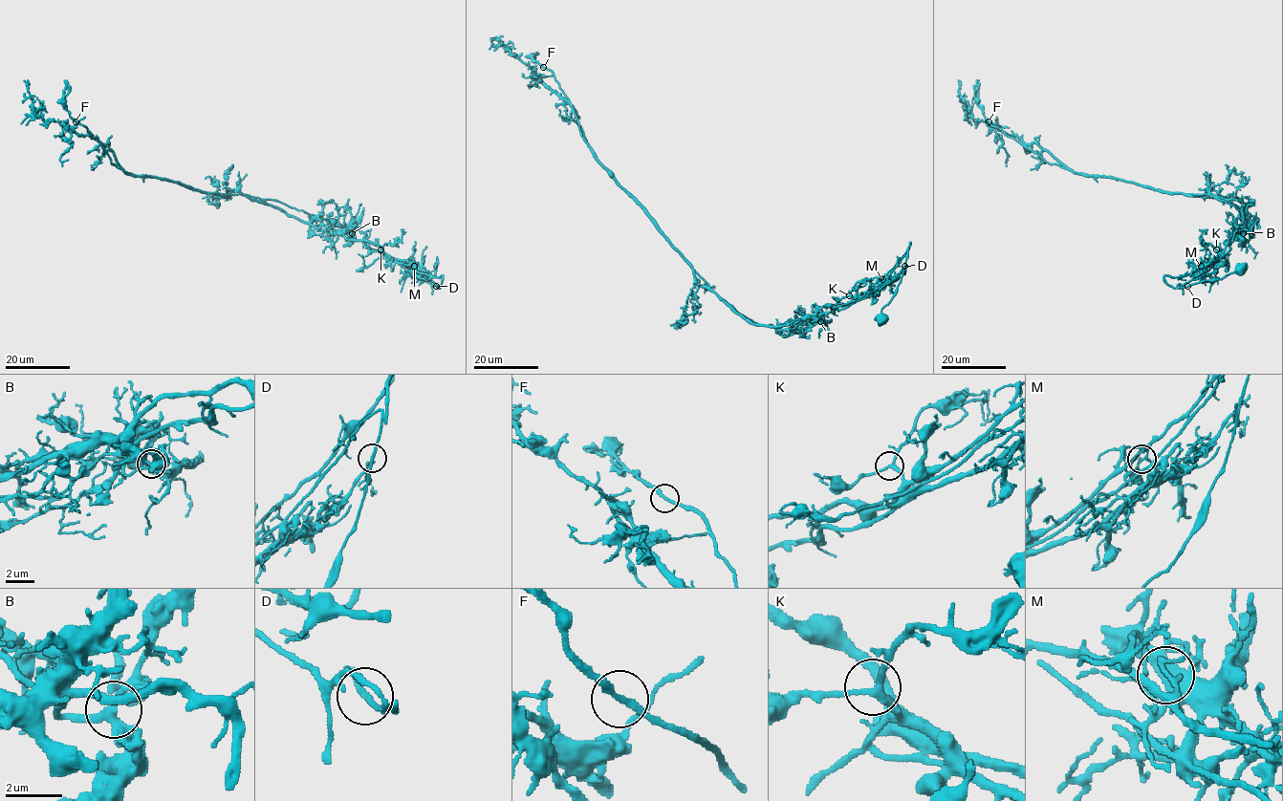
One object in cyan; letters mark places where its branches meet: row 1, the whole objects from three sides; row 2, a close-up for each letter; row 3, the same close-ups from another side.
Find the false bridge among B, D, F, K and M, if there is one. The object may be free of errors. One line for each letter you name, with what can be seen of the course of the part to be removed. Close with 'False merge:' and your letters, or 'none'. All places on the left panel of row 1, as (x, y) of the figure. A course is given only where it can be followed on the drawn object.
M: course (414, 266), (370, 248), (363, 232), (275, 201), (202, 193), (125, 172), (70, 116), (64, 80)
False merge: M

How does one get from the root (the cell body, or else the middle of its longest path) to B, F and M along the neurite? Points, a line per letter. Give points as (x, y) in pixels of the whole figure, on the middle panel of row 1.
B: (881, 318), (906, 255), (882, 281), (847, 306), (820, 314), (815, 322), (820, 321)
F: (881, 318), (906, 255), (848, 304), (781, 326), (737, 314), (598, 161), (543, 68)
M: (881, 318), (883, 321), (880, 310), (901, 281), (906, 255), (886, 285), (881, 279)

